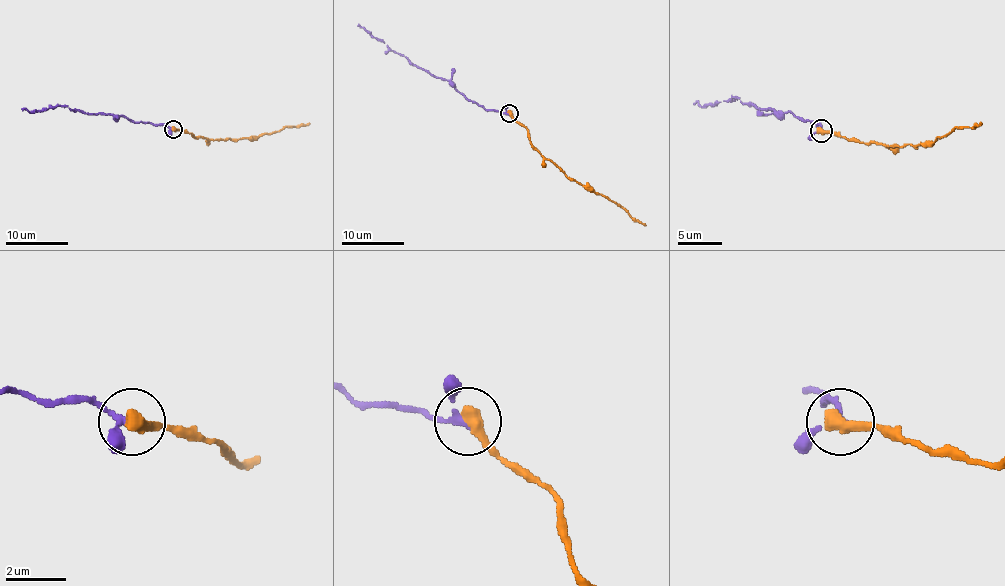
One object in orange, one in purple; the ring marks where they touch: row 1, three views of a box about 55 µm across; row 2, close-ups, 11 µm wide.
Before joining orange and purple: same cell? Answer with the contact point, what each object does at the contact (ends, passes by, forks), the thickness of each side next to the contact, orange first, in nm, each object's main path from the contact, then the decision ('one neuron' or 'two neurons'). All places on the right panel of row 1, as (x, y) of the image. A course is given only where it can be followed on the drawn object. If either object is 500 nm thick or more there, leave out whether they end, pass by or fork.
(821, 131) | 550/170 nm | orange via (821, 130), (839, 132), (845, 139), (865, 143), (912, 146), (925, 143), (956, 128), (972, 128), (981, 121) | purple via (821, 130), (814, 121), (803, 121), (790, 112), (756, 106), (734, 97), (716, 103), (694, 103) | one neuron

